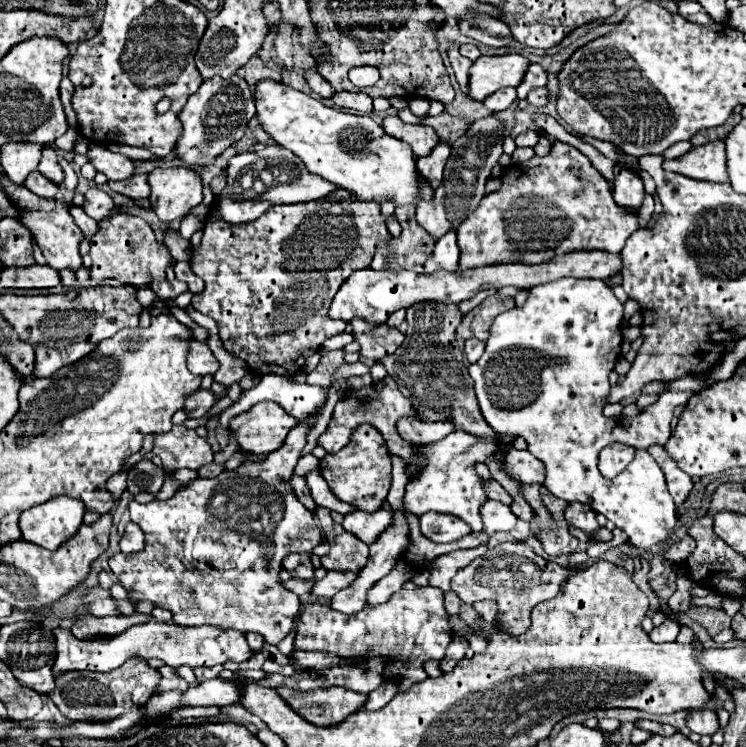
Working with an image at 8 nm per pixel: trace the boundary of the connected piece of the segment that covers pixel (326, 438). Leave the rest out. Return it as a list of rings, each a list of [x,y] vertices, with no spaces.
[[[386,376],[379,383],[371,383],[369,387],[361,387],[357,391],[347,391],[343,399],[339,399],[335,403],[335,409],[333,409],[333,419],[327,427],[327,431],[317,439],[317,445],[323,447],[327,453],[337,453],[341,451],[351,438],[351,433],[355,430],[357,425],[361,423],[371,423],[375,425],[385,441],[387,441],[387,449],[389,449],[389,455],[397,455],[403,459],[405,463],[405,475],[411,477],[411,473],[415,473],[415,465],[411,465],[411,453],[415,453],[415,443],[409,443],[405,441],[399,433],[397,433],[397,421],[401,417],[417,417],[411,401],[407,401],[407,397],[403,397],[395,385],[395,379],[390,376]]]

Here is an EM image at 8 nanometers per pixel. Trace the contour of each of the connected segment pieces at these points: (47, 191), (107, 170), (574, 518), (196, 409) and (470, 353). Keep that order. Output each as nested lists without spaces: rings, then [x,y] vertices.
[[[39,171],[31,173],[31,177],[27,177],[27,181],[25,181],[23,185],[25,185],[29,191],[33,191],[35,195],[47,197],[47,199],[55,197],[57,191],[59,191],[59,187],[57,187],[55,183],[51,183],[47,177],[43,177]]]
[[[89,145],[87,157],[91,159],[91,163],[95,165],[97,171],[107,175],[107,179],[127,181],[135,173],[135,165],[129,157],[125,157],[121,153],[111,153],[103,145]]]
[[[575,501],[567,503],[565,519],[567,519],[569,525],[583,529],[587,535],[591,535],[593,531],[599,529],[599,523],[595,519],[595,511],[589,505],[583,505],[583,503],[575,503]]]
[[[197,389],[197,391],[189,393],[189,395],[185,397],[187,417],[193,417],[193,419],[203,417],[203,415],[213,407],[213,403],[215,403],[215,399],[213,399],[213,393],[211,393],[211,391]]]
[[[467,339],[467,343],[465,343],[465,355],[467,355],[469,363],[475,363],[483,355],[483,349],[485,349],[483,341],[479,341],[479,339]]]

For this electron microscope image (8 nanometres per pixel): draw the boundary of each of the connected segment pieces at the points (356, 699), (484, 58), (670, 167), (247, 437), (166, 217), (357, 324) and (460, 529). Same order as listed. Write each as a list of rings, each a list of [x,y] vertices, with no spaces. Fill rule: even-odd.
[[[279,687],[277,693],[303,719],[319,727],[331,727],[343,723],[351,713],[361,711],[363,701],[367,701],[367,695],[343,687],[329,687],[315,691],[297,691],[297,689]]]
[[[511,53],[511,55],[481,55],[473,67],[471,67],[471,79],[469,79],[469,91],[471,99],[483,101],[491,93],[503,87],[517,87],[525,71],[529,67],[529,59]]]
[[[715,141],[701,147],[693,147],[689,153],[677,159],[665,159],[663,169],[699,179],[699,181],[713,181],[725,183],[727,181],[727,163],[725,163],[725,143]]]
[[[273,401],[253,405],[249,411],[237,415],[229,423],[239,447],[253,455],[271,453],[279,449],[289,433],[297,425],[297,419],[287,415],[283,407]]]
[[[155,167],[149,173],[149,207],[163,223],[171,223],[197,207],[203,199],[203,181],[193,169]]]
[[[355,319],[351,325],[355,341],[361,343],[361,355],[365,355],[367,359],[379,361],[395,353],[395,349],[399,349],[399,345],[403,343],[403,335],[397,329],[387,327],[385,323],[371,327],[369,323]]]
[[[431,511],[423,513],[419,519],[421,519],[421,533],[435,543],[451,543],[471,533],[471,527],[465,521],[459,521],[449,513],[445,515]]]

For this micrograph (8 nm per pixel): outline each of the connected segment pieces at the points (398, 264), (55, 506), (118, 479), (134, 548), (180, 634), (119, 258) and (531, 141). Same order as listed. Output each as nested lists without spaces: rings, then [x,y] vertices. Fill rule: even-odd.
[[[401,205],[395,209],[395,215],[401,221],[403,231],[399,237],[391,237],[391,241],[383,241],[377,245],[371,269],[411,269],[417,273],[425,273],[423,263],[433,253],[435,239],[427,237],[425,229],[419,229],[419,223],[415,221],[415,205]]]
[[[55,497],[21,513],[19,527],[23,539],[43,549],[55,551],[81,527],[83,505],[71,497]]]
[[[135,465],[131,466],[126,472],[116,473],[110,477],[106,483],[106,489],[118,499],[120,495],[126,490],[126,480],[128,472],[133,469]]]
[[[129,523],[125,529],[125,535],[121,537],[121,551],[123,553],[139,553],[143,549],[143,545],[145,545],[143,531],[135,523]]]
[[[149,621],[143,625],[133,625],[123,633],[103,639],[103,641],[79,641],[67,629],[55,629],[55,643],[57,643],[57,657],[53,665],[53,675],[65,671],[113,671],[123,665],[129,657],[141,659],[161,659],[165,665],[177,669],[181,665],[189,667],[213,667],[227,661],[243,663],[249,661],[255,653],[247,645],[245,637],[239,631],[223,631],[219,627],[201,625],[201,627],[181,627],[175,623],[159,623]]]
[[[127,213],[111,215],[99,223],[99,231],[91,239],[93,269],[91,279],[101,283],[103,279],[119,279],[125,285],[139,285],[155,279],[165,279],[165,269],[171,261],[171,253],[165,245],[157,243],[153,229],[141,219]]]
[[[525,131],[525,133],[521,133],[521,135],[515,137],[515,143],[517,143],[519,147],[535,147],[535,145],[539,143],[539,133],[535,133],[535,131]]]

